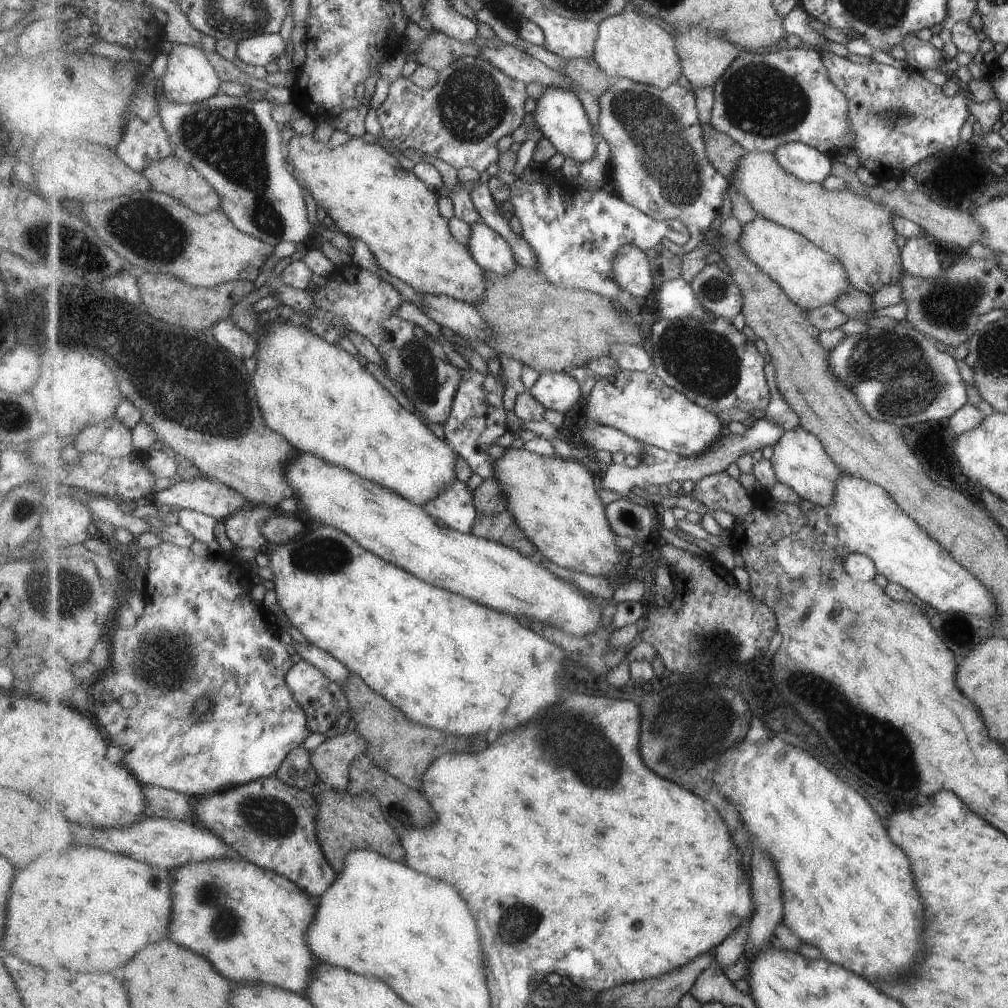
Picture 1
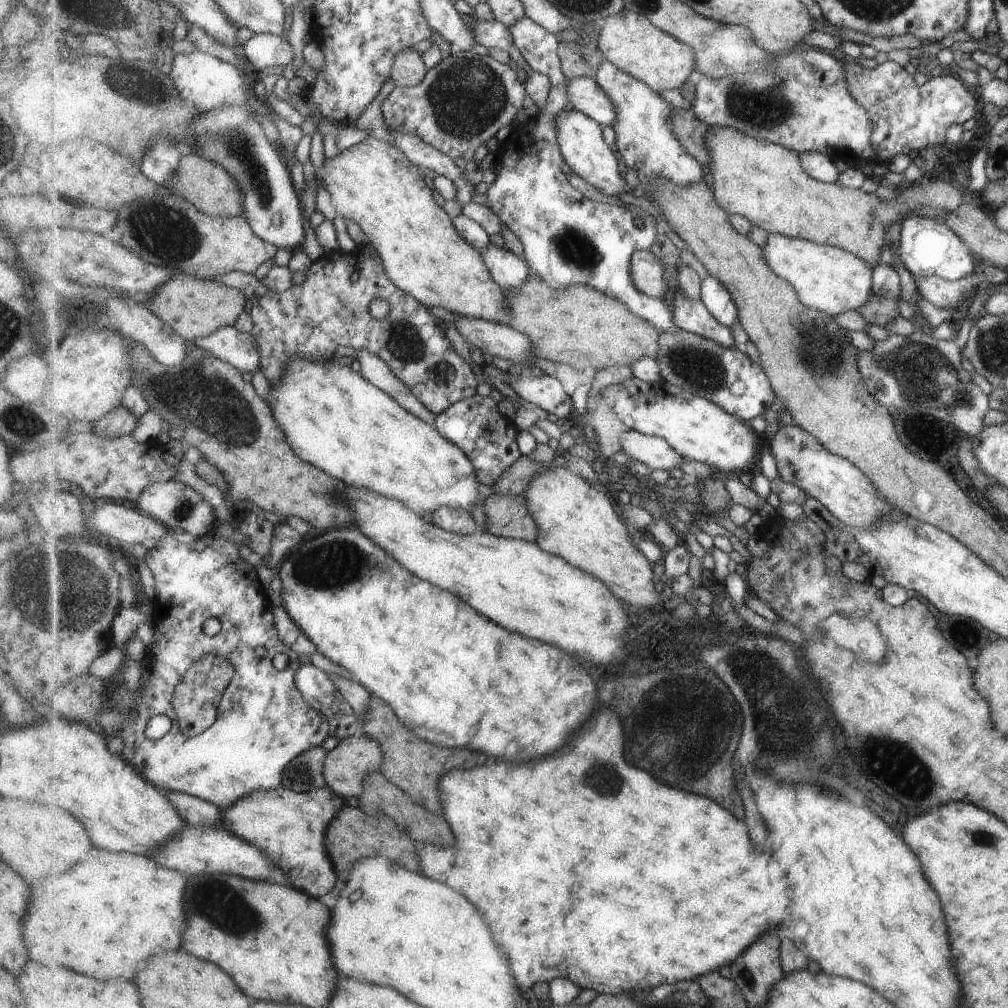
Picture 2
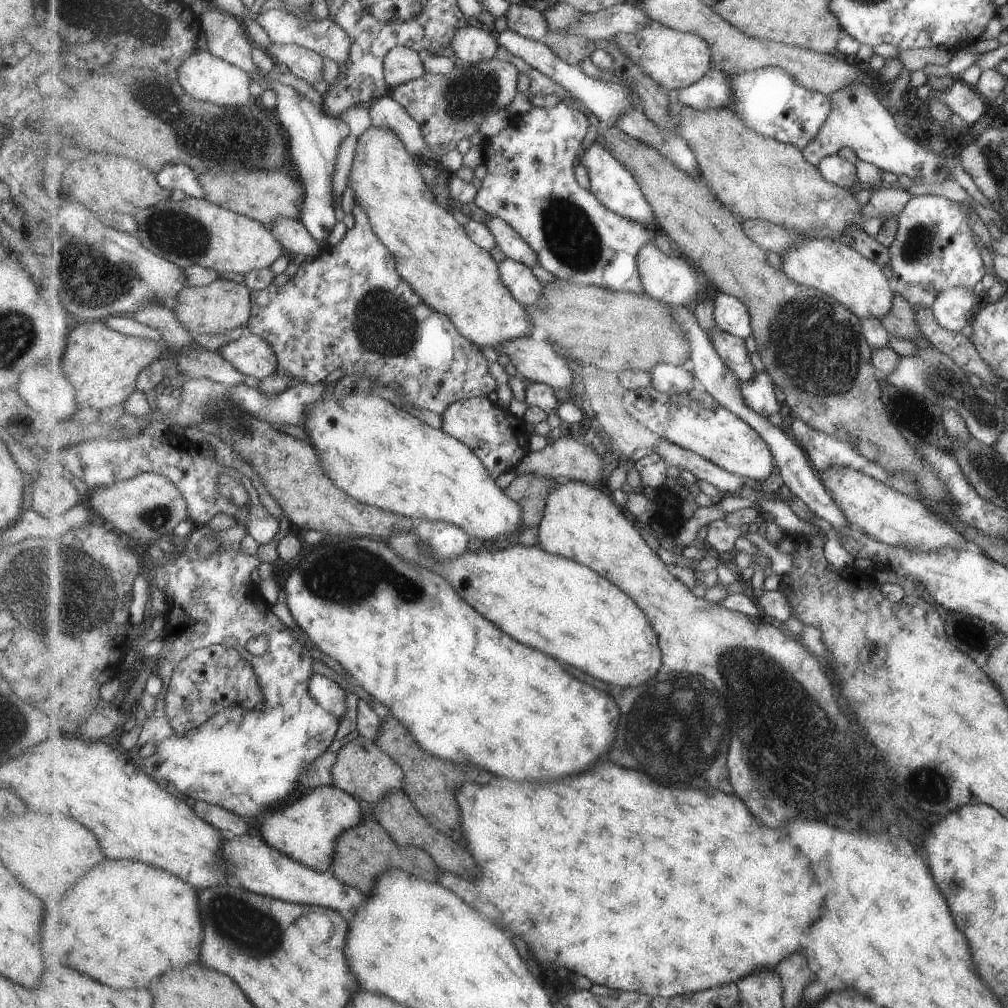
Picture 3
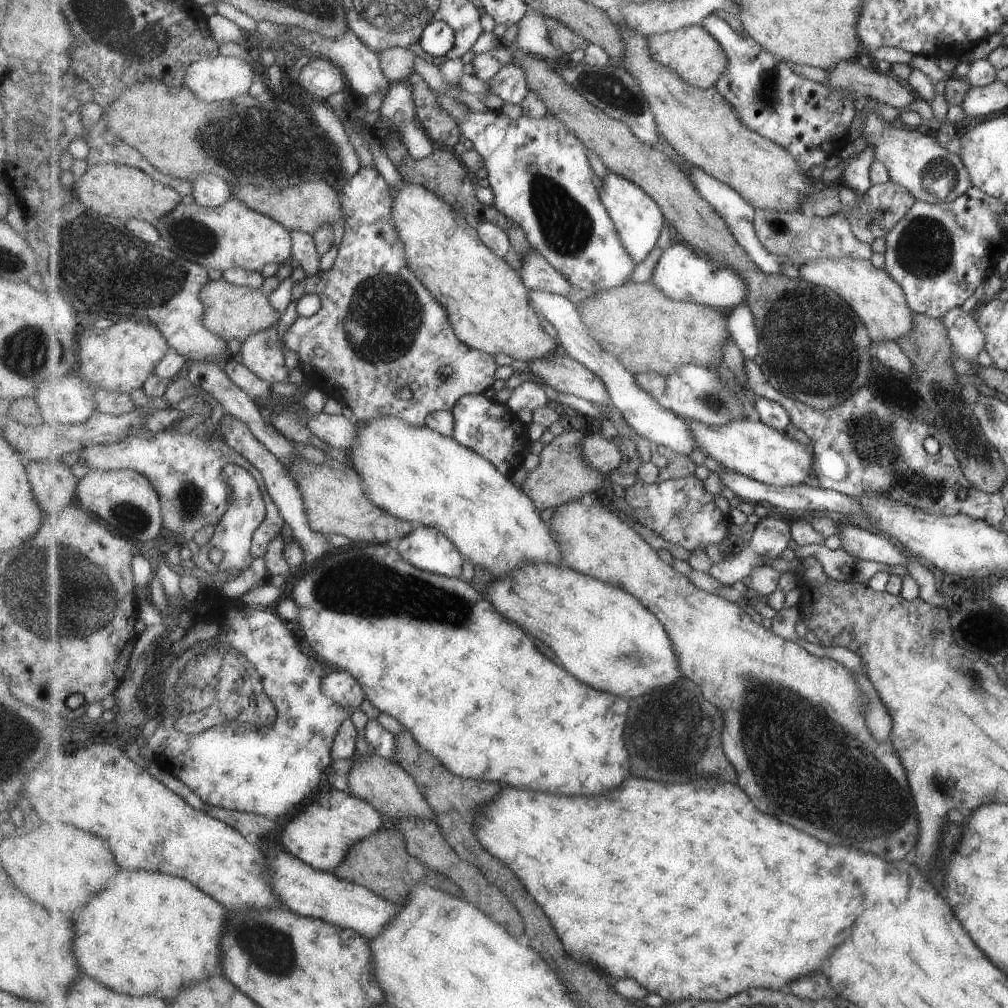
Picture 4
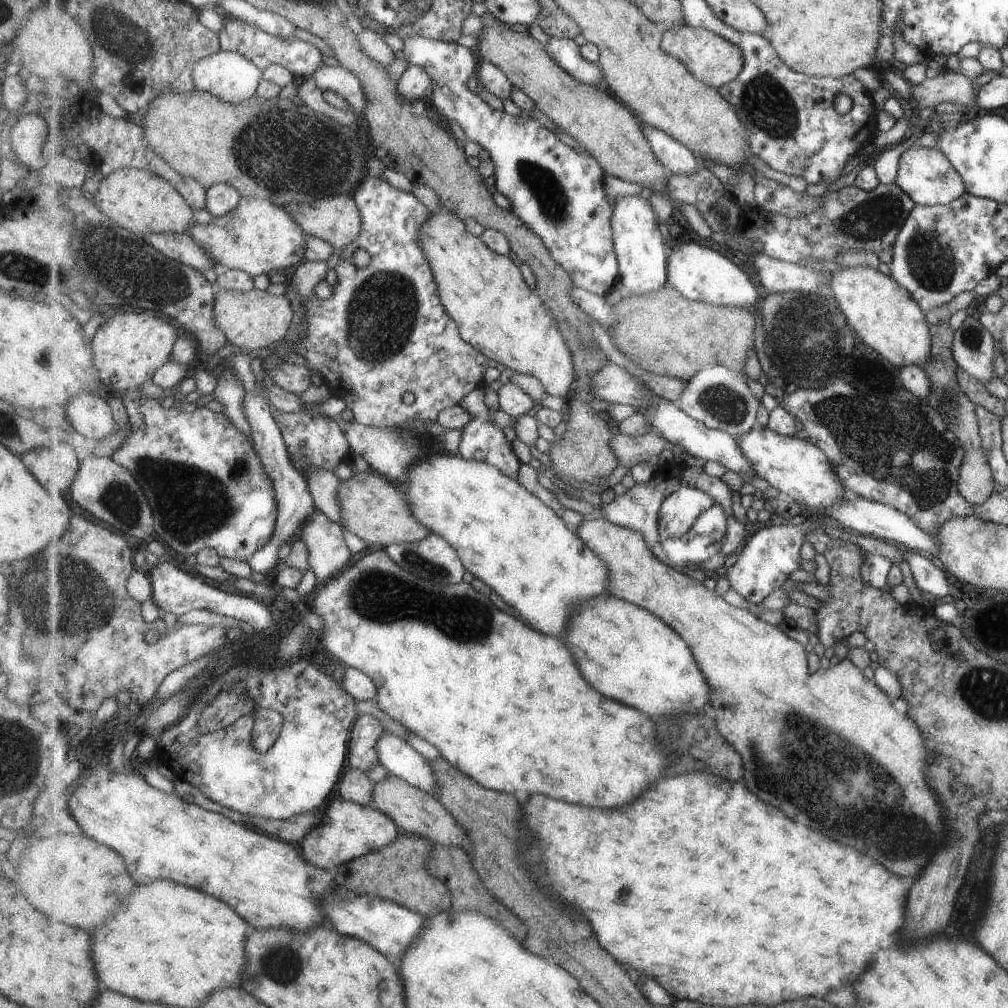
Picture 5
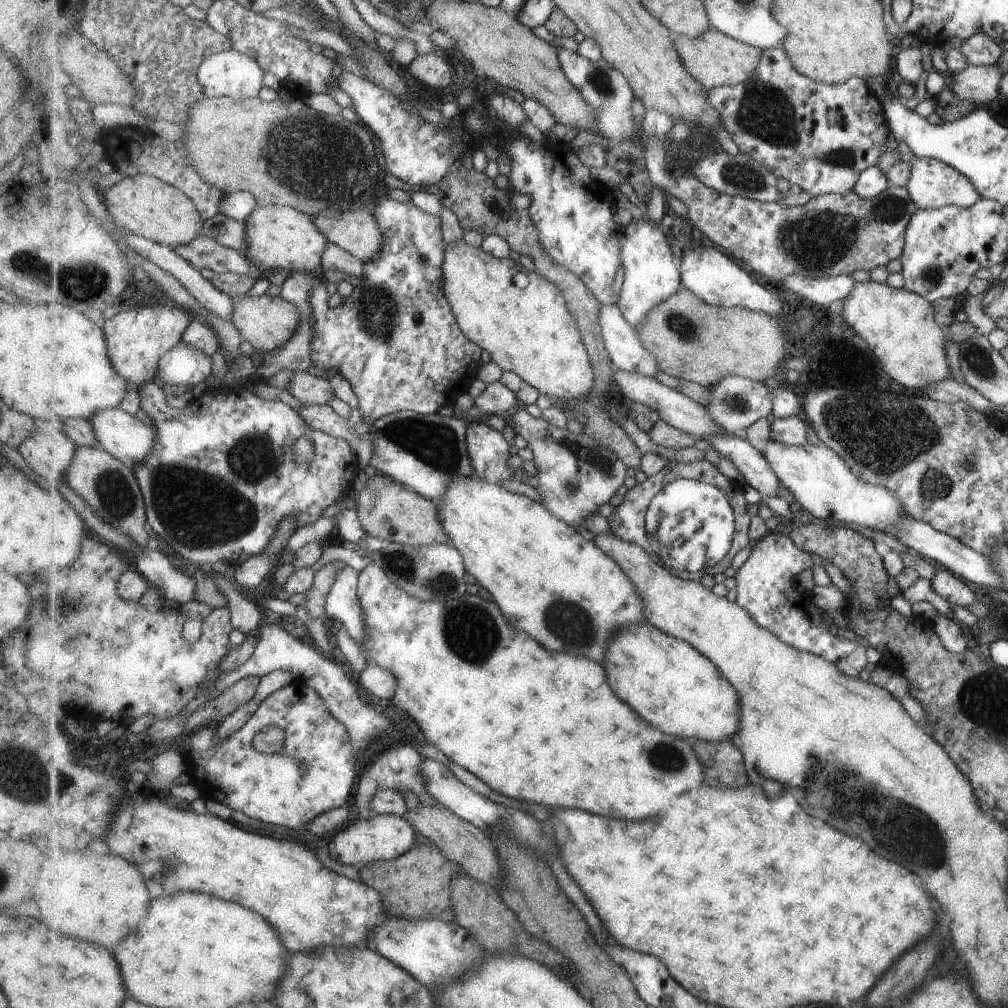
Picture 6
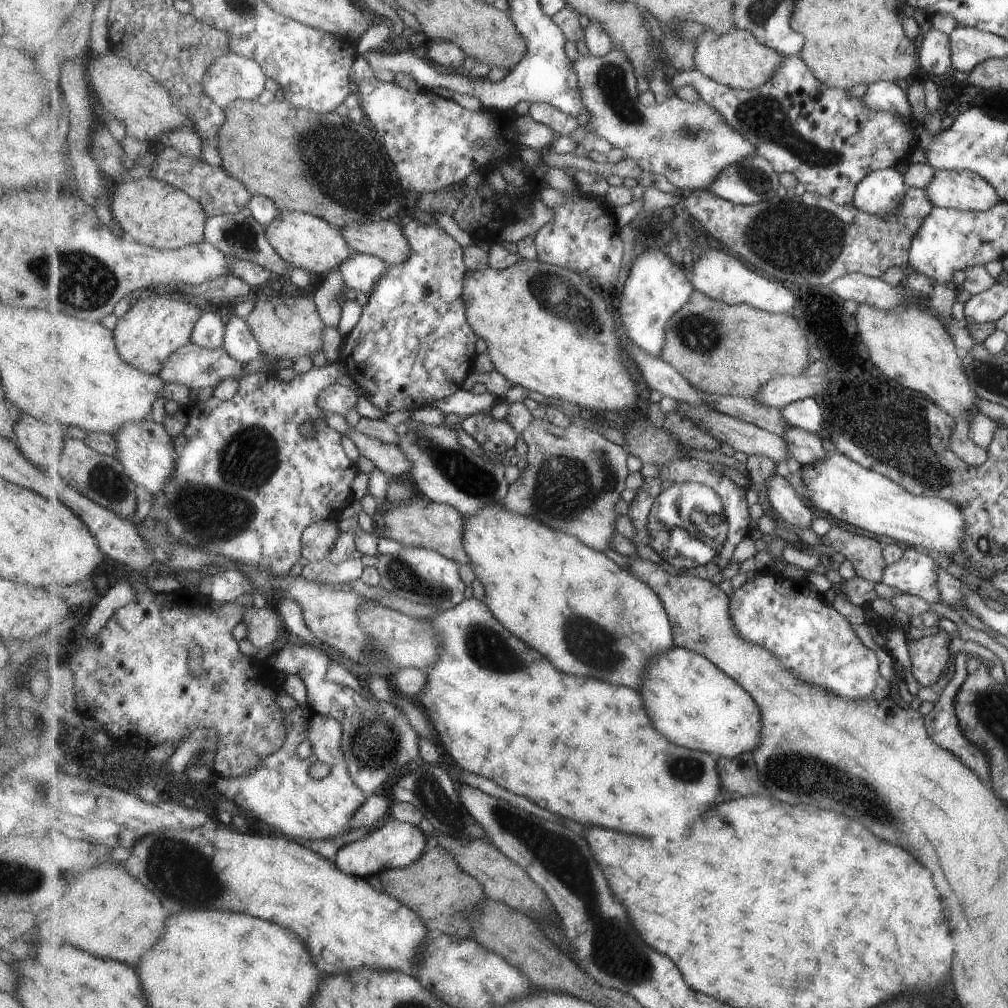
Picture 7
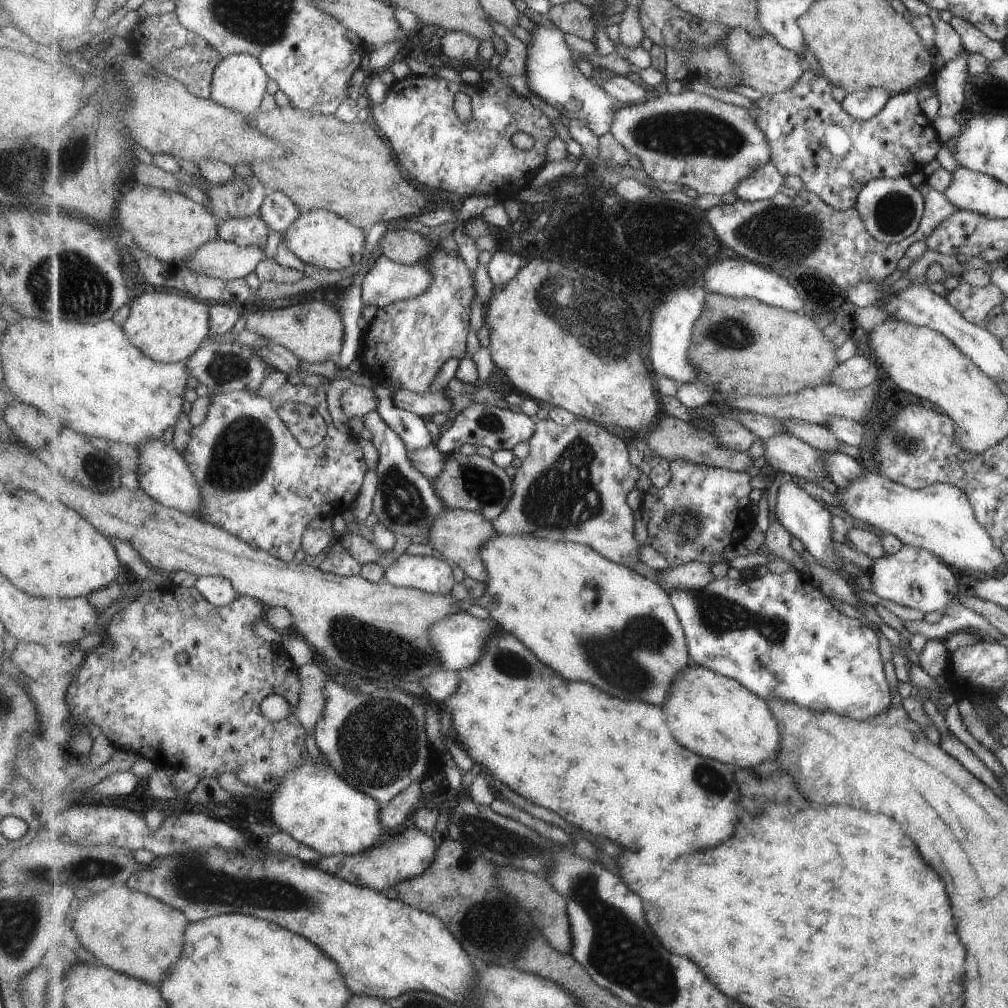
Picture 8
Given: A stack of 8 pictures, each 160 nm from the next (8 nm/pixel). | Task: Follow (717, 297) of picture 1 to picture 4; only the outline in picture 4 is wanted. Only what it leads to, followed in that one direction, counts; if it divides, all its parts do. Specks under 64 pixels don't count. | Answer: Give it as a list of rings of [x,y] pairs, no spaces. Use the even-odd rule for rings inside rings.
[[[741,304],[729,313],[729,332],[745,357],[753,360],[755,356],[760,356],[761,340],[756,319],[747,304]]]

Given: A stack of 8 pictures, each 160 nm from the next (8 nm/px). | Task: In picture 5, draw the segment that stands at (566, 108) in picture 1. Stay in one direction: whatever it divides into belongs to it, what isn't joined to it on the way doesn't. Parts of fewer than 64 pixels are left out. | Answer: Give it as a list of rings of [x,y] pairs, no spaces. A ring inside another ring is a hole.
[[[646,193],[626,196],[615,202],[612,216],[614,245],[620,262],[619,282],[627,295],[640,295],[660,289],[668,282],[670,246],[659,230],[656,210],[647,200]]]

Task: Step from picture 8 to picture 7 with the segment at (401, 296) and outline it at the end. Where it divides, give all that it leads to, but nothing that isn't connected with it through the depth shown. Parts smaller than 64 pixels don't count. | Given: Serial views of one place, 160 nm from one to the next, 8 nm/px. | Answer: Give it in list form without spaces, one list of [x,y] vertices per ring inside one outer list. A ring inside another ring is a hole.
[[[353,252],[352,257],[339,266],[338,271],[343,274],[347,288],[370,295],[387,268],[389,265],[381,258]]]

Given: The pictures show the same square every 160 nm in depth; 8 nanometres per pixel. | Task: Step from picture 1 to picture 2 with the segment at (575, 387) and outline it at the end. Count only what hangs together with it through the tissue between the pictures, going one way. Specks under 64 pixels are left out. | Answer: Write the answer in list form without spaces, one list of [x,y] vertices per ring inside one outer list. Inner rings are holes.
[[[507,371],[503,373],[509,377],[509,384],[516,394],[523,399],[541,406],[557,417],[567,418],[573,412],[571,394],[557,378],[545,374],[532,377],[528,373],[511,377]]]

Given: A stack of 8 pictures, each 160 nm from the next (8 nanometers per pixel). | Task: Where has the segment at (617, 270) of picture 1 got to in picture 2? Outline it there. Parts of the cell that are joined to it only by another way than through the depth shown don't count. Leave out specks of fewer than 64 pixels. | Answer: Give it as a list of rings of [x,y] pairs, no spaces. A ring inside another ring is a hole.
[[[651,249],[633,253],[632,275],[642,293],[661,298],[668,291],[664,264]]]

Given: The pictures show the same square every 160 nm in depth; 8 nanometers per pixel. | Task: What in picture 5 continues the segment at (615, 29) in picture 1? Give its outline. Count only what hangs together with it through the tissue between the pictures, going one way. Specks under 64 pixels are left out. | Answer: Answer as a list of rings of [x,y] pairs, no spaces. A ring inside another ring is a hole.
[[[688,24],[681,28],[664,29],[662,49],[675,58],[680,58],[701,82],[716,89],[734,81],[744,68],[744,52],[740,46],[709,29],[695,29]]]

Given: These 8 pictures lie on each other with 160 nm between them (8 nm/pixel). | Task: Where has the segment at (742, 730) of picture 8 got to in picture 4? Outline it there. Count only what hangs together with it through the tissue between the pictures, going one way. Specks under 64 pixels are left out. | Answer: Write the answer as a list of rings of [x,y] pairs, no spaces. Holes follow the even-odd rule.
[[[539,562],[533,566],[521,566],[505,578],[497,578],[487,594],[497,612],[549,644],[573,676],[593,684],[597,690],[609,690],[617,696],[635,698],[647,694],[653,688],[669,686],[681,676],[680,656],[673,652],[673,642],[664,623],[633,594],[614,584],[605,584],[570,567],[557,568],[553,564],[549,566],[547,562]]]

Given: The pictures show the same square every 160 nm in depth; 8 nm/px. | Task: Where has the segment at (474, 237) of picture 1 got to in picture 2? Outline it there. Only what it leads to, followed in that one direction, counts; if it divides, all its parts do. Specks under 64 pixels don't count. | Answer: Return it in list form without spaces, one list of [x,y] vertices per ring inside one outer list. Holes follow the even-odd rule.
[[[490,244],[480,251],[492,277],[505,289],[519,288],[532,273],[530,264],[507,248]]]

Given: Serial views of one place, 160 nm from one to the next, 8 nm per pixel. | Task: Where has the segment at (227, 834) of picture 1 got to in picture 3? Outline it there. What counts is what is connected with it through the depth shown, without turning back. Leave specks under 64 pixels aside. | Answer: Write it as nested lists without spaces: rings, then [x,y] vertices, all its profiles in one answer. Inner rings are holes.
[[[333,784],[314,788],[291,805],[263,812],[255,819],[260,825],[262,837],[271,846],[316,871],[325,872],[332,869],[334,864],[336,838],[357,826],[363,819],[364,811],[364,803]]]

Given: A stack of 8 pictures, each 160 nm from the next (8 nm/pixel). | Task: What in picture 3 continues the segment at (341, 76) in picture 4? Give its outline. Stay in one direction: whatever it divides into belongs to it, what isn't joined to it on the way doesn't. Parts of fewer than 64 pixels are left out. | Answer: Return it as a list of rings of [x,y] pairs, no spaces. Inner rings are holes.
[[[271,43],[268,54],[275,62],[288,67],[289,72],[309,84],[323,80],[323,56],[295,44],[281,46]]]

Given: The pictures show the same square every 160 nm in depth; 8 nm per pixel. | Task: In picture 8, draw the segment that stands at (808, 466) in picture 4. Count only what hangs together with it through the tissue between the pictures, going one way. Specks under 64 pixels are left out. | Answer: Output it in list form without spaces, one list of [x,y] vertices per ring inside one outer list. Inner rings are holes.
[[[865,471],[863,478],[855,478],[847,488],[841,490],[831,486],[831,490],[837,492],[839,500],[842,502],[841,507],[851,516],[851,522],[855,522],[857,525],[858,521],[859,523],[864,522],[881,532],[893,534],[902,544],[923,548],[937,556],[942,563],[956,571],[957,574],[969,572],[997,572],[997,574],[1001,574],[1003,556],[999,548],[992,542],[991,536],[983,526],[976,522],[967,496],[956,487],[937,483],[923,489],[908,489],[900,483],[888,480],[883,475]]]

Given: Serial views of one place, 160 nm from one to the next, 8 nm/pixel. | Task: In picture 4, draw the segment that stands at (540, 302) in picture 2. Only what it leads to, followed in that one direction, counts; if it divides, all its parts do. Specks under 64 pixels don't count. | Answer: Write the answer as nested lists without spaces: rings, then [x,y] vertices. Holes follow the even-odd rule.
[[[651,280],[646,283],[639,284],[627,284],[624,286],[615,287],[613,289],[602,291],[601,293],[597,293],[591,297],[588,297],[583,302],[578,304],[579,310],[581,310],[581,316],[583,316],[583,322],[589,326],[589,332],[593,334],[599,340],[599,344],[607,350],[607,352],[611,352],[615,358],[619,358],[627,368],[629,368],[629,372],[636,373],[647,373],[653,372],[656,374],[664,375],[668,377],[669,374],[673,374],[677,368],[682,365],[697,364],[698,366],[709,366],[716,367],[717,364],[721,364],[721,362],[725,361],[725,342],[729,342],[729,340],[734,340],[733,336],[731,336],[731,332],[729,332],[729,312],[726,312],[723,309],[712,308],[711,306],[704,306],[703,304],[698,303],[689,303],[681,300],[676,300],[673,298],[669,298],[665,292],[659,286],[656,286]]]

